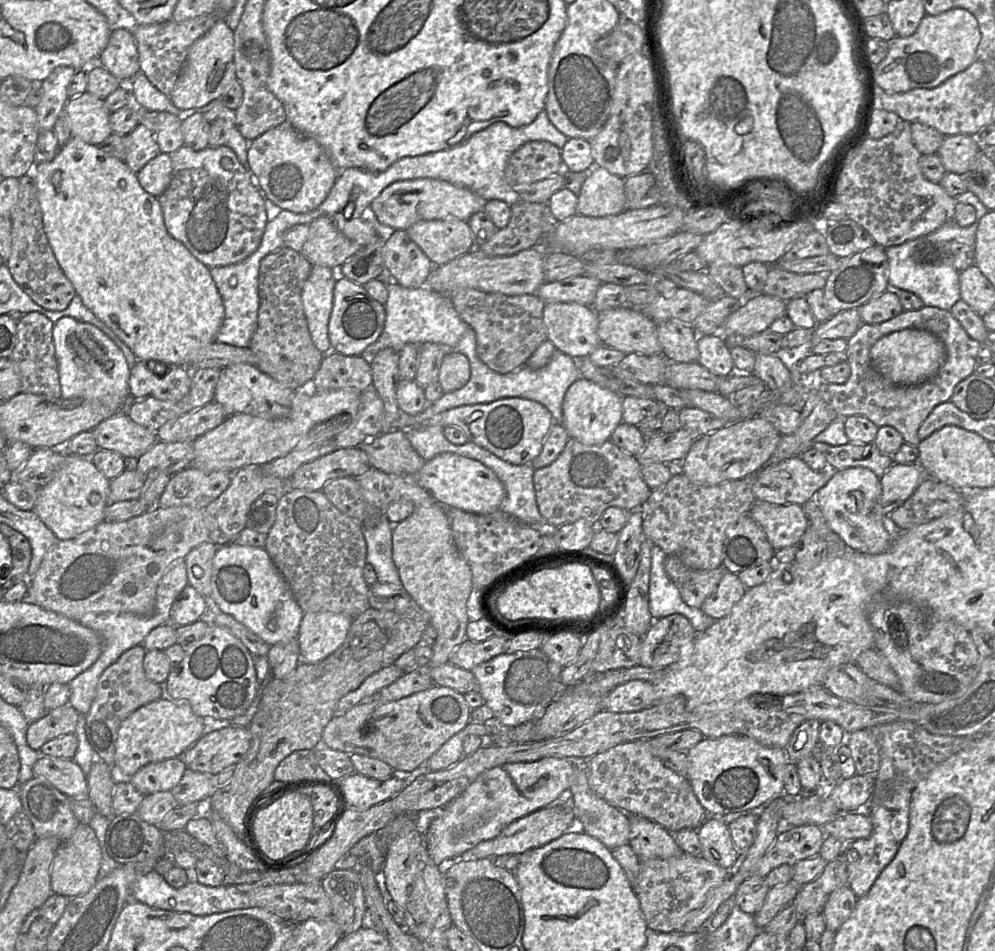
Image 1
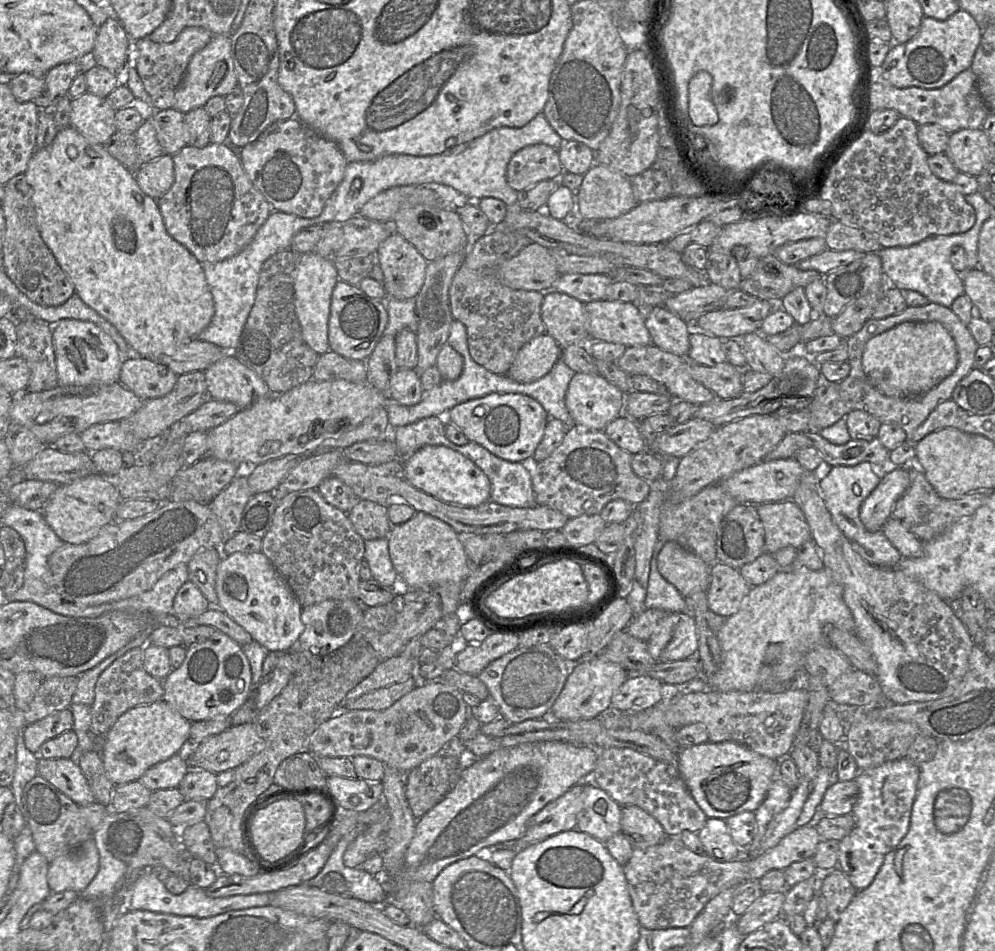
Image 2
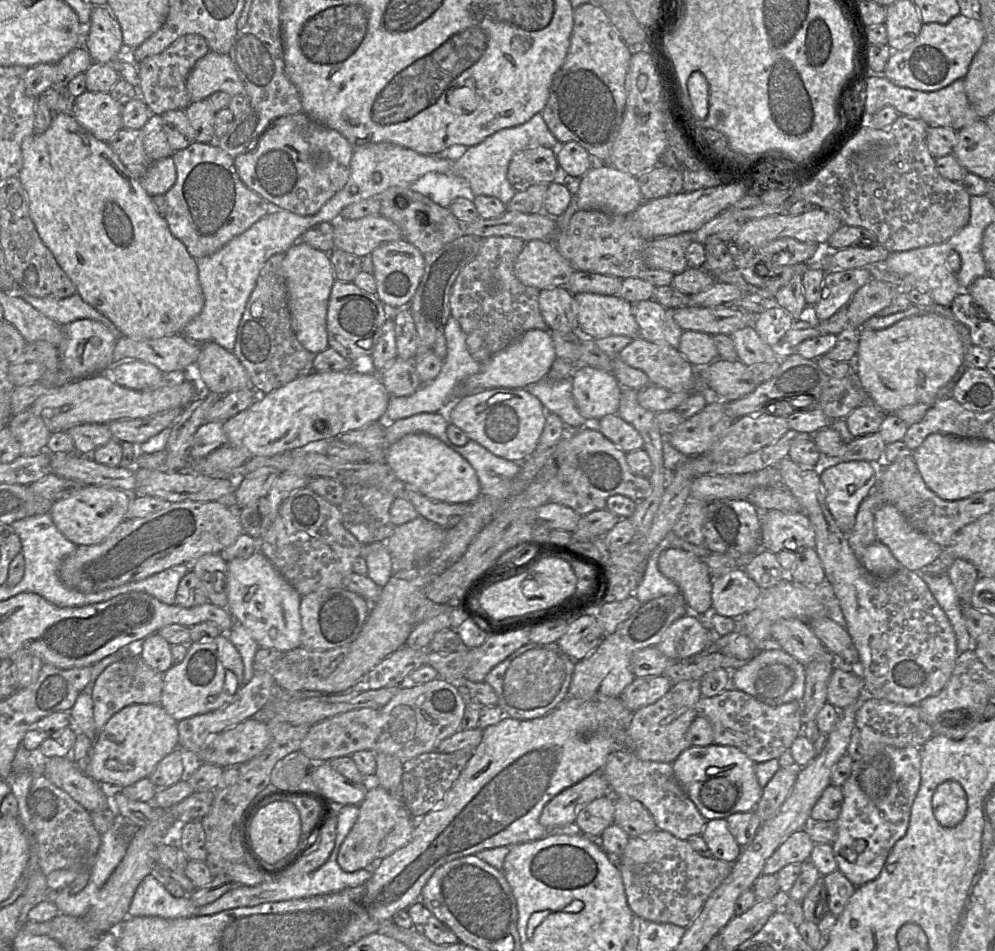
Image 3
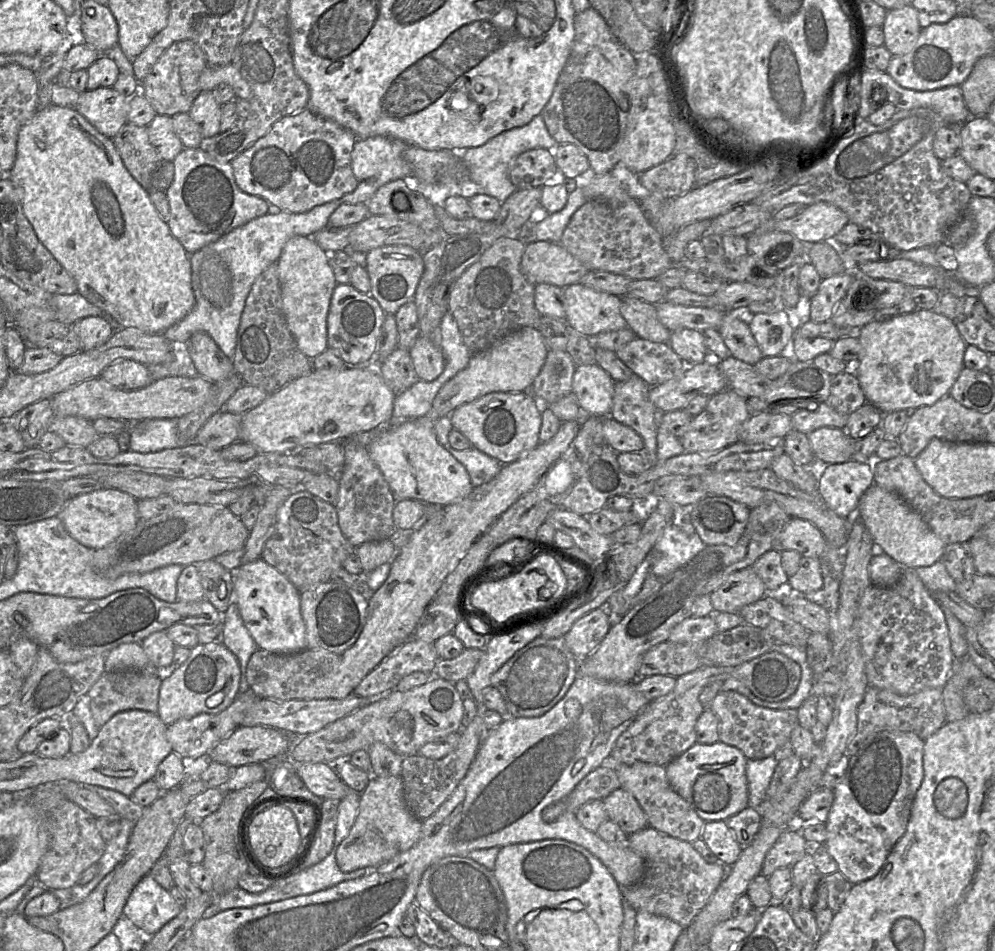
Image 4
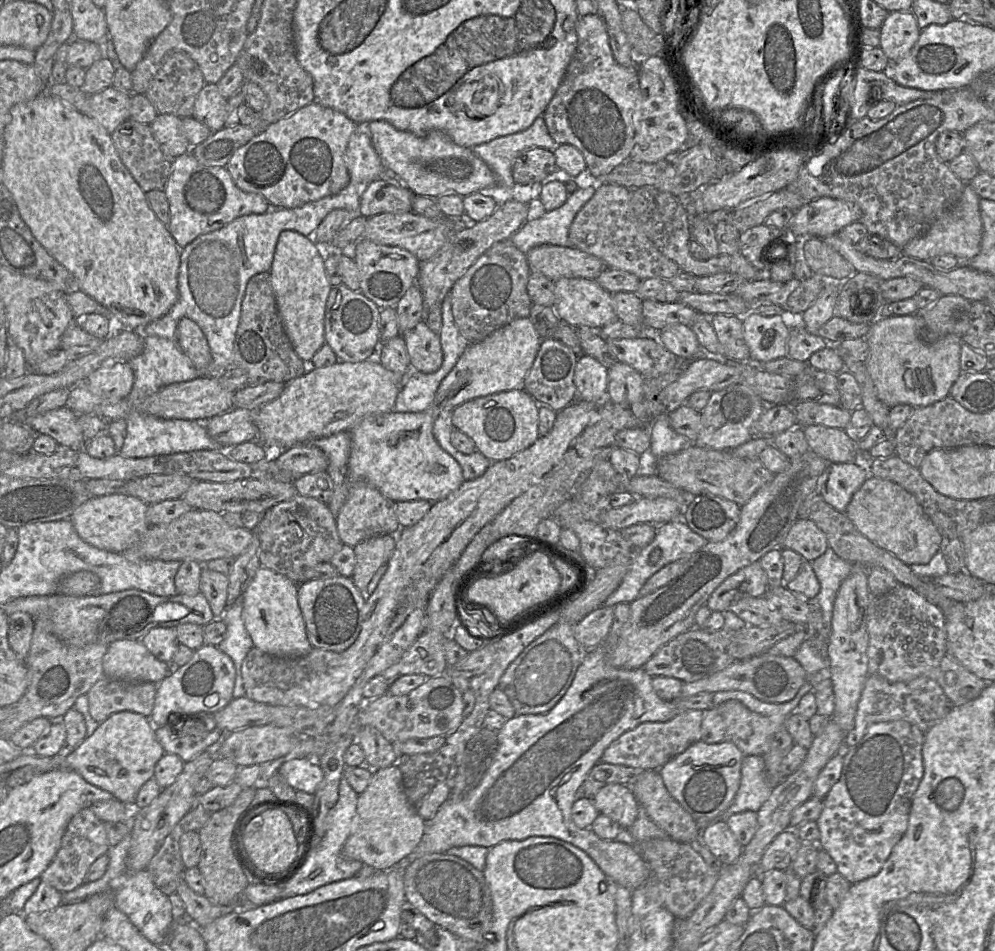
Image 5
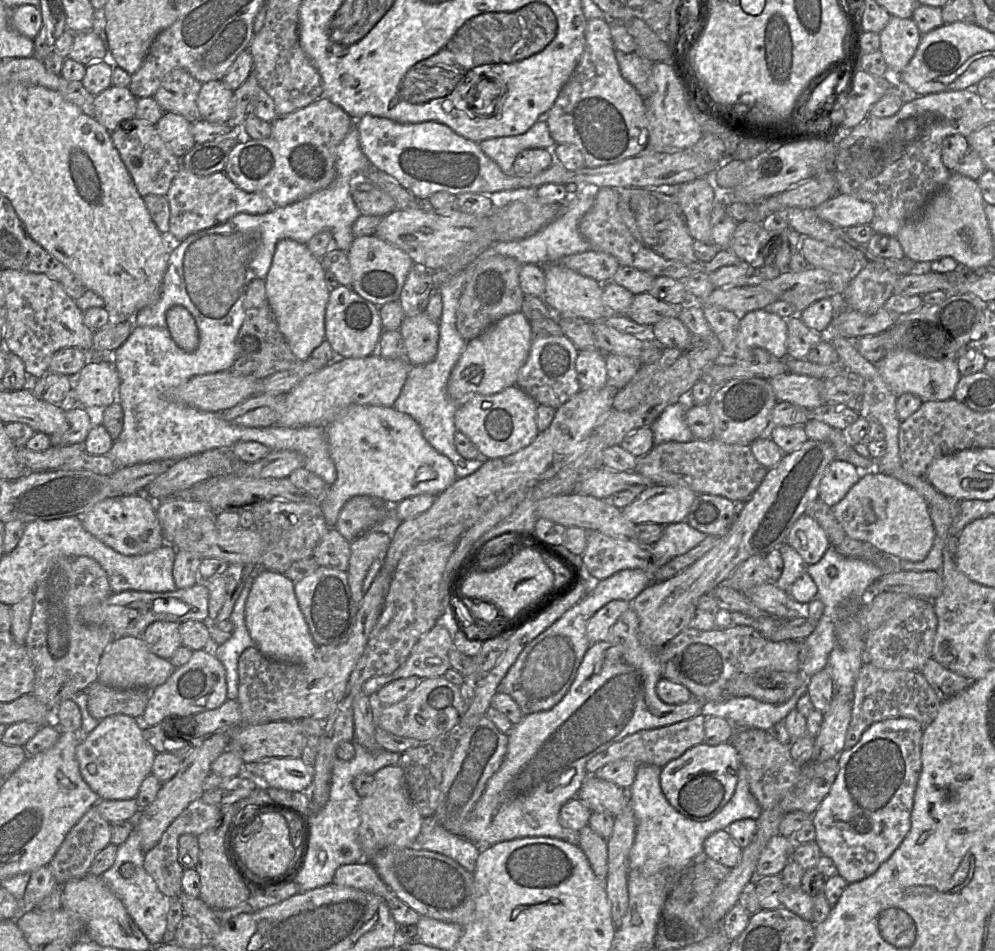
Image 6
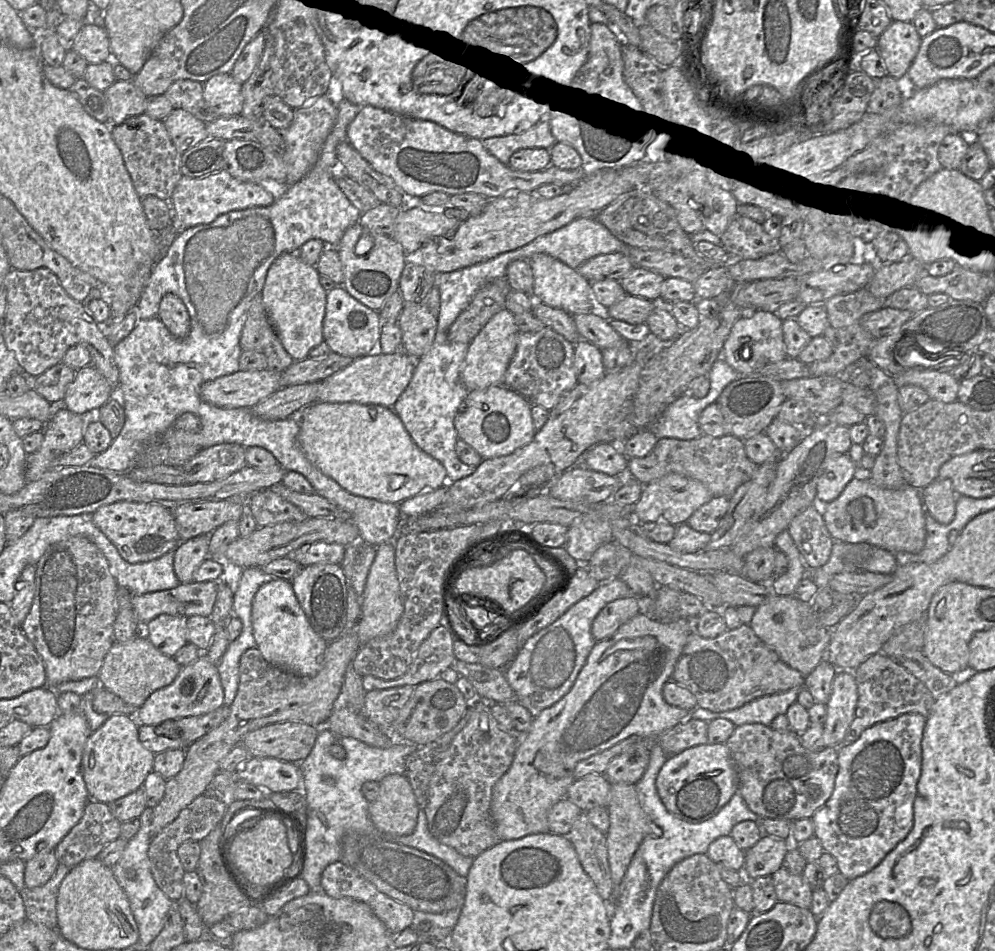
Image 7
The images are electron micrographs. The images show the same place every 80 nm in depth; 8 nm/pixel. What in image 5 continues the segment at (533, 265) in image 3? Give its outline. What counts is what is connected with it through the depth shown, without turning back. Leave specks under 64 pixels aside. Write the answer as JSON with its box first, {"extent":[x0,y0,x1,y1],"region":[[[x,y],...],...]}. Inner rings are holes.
{"extent":[526,244,606,281],"region":[[[544,244],[526,254],[530,273],[540,273],[552,281],[560,278],[595,280],[606,268],[599,258],[571,247]]]}

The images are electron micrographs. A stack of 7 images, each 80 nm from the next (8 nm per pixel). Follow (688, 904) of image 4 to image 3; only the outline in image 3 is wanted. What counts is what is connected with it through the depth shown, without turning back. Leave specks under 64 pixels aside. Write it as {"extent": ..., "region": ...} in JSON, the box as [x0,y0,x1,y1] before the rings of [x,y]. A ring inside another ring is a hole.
{"extent":[614,830,732,928],"region":[[[654,830],[629,838],[623,855],[614,859],[619,866],[627,903],[637,920],[655,923],[671,923],[688,928],[712,892],[730,874],[732,863],[703,857],[694,851],[686,840],[681,840],[668,832]]]}

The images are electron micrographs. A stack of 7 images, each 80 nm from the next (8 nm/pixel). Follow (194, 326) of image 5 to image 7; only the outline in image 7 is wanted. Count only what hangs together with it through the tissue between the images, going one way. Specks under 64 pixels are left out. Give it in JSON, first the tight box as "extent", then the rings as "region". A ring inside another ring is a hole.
{"extent":[158,293,190,338],"region":[[[172,293],[165,294],[159,304],[158,316],[172,335],[184,338],[190,331],[190,316],[183,301]]]}

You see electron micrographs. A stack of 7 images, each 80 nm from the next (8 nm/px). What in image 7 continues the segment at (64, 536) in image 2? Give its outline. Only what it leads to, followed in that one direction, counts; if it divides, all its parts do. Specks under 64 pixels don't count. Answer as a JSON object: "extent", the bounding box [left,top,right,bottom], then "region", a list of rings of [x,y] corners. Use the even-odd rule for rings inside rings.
{"extent":[92,501,181,564],"region":[[[118,501],[98,508],[92,520],[131,564],[157,559],[181,543],[173,511],[158,503]]]}

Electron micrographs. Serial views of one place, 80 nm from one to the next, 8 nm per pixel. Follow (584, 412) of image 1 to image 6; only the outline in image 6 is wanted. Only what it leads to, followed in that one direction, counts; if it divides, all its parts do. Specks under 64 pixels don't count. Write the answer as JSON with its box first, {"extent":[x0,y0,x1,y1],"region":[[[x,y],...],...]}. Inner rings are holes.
{"extent":[575,349,608,389],"region":[[[599,349],[580,350],[575,369],[582,389],[600,389],[608,384],[606,354]]]}

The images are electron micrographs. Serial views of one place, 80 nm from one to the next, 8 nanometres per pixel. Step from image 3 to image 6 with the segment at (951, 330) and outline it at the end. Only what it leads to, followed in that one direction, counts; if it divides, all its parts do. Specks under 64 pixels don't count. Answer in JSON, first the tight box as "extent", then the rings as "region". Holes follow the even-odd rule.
{"extent":[874,346,961,402],"region":[[[904,346],[891,348],[880,361],[874,364],[897,397],[903,393],[913,393],[919,396],[923,402],[953,398],[961,377],[956,359],[926,358],[913,353]]]}

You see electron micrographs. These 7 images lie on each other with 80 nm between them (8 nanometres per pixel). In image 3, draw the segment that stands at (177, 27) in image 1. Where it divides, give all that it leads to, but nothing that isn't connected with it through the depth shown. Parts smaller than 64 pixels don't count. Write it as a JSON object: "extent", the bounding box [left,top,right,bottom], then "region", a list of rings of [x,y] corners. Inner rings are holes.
{"extent":[137,34,210,115],"region":[[[186,34],[177,38],[164,51],[145,58],[137,64],[139,75],[139,96],[148,106],[151,114],[162,115],[169,110],[186,109],[190,104],[187,78],[196,62],[210,51],[202,36]]]}

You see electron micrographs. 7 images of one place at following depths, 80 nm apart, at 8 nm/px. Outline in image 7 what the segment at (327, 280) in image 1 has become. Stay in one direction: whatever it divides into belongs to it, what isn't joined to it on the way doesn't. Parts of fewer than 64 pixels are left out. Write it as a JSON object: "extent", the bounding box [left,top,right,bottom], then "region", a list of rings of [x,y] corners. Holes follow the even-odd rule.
{"extent":[262,253,327,361],"region":[[[297,253],[280,255],[269,267],[262,289],[262,301],[266,314],[284,349],[300,361],[308,357],[310,350],[323,338],[327,292],[319,281],[316,267],[301,260]]]}

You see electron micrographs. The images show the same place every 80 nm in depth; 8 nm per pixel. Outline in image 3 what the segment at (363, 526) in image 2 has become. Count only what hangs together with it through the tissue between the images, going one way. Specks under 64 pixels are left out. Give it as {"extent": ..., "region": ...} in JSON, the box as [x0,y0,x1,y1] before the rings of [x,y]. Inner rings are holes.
{"extent":[339,486,396,545],"region":[[[348,486],[339,506],[342,523],[362,545],[386,542],[396,527],[390,520],[393,501],[392,495],[374,487]]]}

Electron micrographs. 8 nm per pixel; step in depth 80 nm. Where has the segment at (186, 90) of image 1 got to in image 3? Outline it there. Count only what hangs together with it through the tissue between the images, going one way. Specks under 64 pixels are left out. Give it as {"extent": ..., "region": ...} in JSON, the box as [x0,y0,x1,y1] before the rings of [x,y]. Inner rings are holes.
{"extent":[187,51,244,103],"region":[[[209,51],[191,70],[187,82],[190,103],[208,98],[216,91],[230,96],[244,94],[244,85],[228,54]]]}

